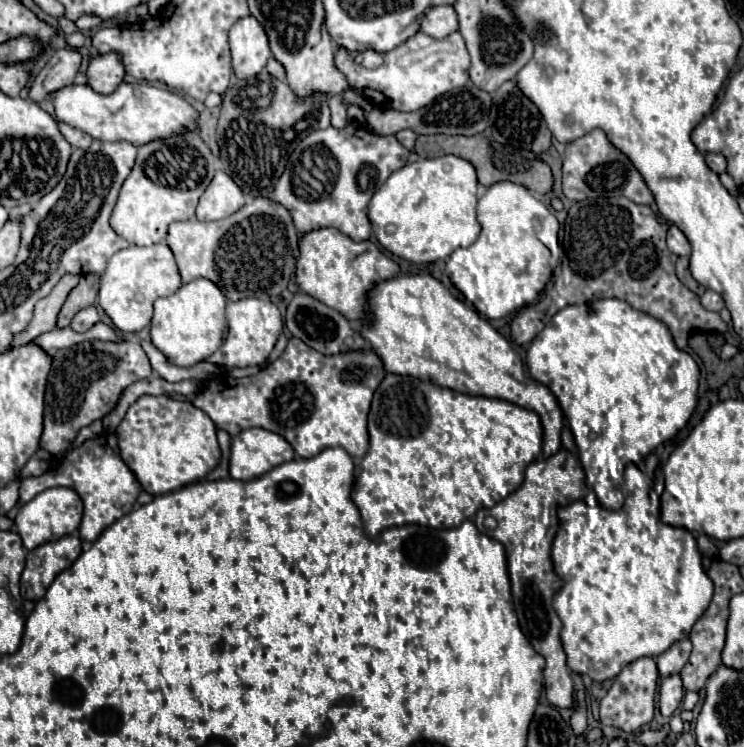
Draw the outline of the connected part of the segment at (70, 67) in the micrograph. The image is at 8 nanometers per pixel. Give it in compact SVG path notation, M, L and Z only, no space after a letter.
M64 47L52 53L46 67L32 81L30 99L42 101L54 89L60 89L62 85L70 85L80 69L80 63L82 63L82 55L78 53L78 49Z

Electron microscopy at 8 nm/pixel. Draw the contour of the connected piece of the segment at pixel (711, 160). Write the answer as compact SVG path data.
M704 153L704 159L706 159L706 165L714 171L714 173L722 173L726 171L726 159L720 155L720 153Z

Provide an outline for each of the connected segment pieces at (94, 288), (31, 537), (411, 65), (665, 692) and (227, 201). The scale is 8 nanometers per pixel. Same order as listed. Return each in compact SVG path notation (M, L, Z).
M96 273L82 275L80 283L70 291L70 295L68 295L68 299L66 299L66 303L58 315L58 327L70 325L72 317L80 309L92 305L96 301L96 297L98 297L98 275Z
M54 487L54 489L46 489L42 493L38 493L32 501L24 503L18 509L18 515L14 519L16 533L20 535L26 549L34 549L46 541L56 541L58 537L74 533L78 529L80 521L82 521L82 501L68 487Z
M418 31L404 45L388 51L384 55L384 65L376 69L366 69L354 63L354 59L346 53L336 55L334 63L346 75L352 89L362 93L366 93L366 89L380 91L388 99L386 107L396 111L416 111L432 103L436 97L456 87L462 87L468 81L470 55L466 51L466 45L460 33L452 33L450 37L444 37L444 39L432 39L430 35Z
M680 675L662 679L660 695L658 695L658 705L660 705L662 717L670 717L676 709L680 709L682 699L684 699L684 687L680 681Z
M218 171L210 181L208 189L204 191L204 195L200 197L200 203L196 207L196 219L216 221L228 217L230 213L236 213L242 205L244 205L242 189L232 181L230 175Z

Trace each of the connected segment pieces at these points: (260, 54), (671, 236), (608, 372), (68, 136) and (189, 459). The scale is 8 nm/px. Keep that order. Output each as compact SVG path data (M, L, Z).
M252 17L238 19L230 29L230 51L232 51L232 67L238 79L254 77L272 57L268 35L264 27Z
M670 227L668 229L668 249L674 255L682 255L682 257L690 257L690 243L684 237L684 233L678 227Z
M598 299L558 311L552 323L532 341L526 353L526 365L530 377L548 385L558 399L570 423L586 483L594 489L604 509L620 509L624 503L621 483L626 461L636 464L664 441L672 439L687 425L696 409L698 363L690 353L676 347L670 329L662 321L630 307L626 301Z
M58 123L58 127L60 127L60 133L64 135L64 139L66 139L72 147L86 149L86 145L90 145L90 141L92 141L90 135L82 133L82 131L76 129L76 127L70 127L68 123Z
M144 395L132 403L116 429L122 461L136 475L142 491L164 495L192 481L204 479L220 461L216 425L206 413L188 401L172 401L166 395Z

